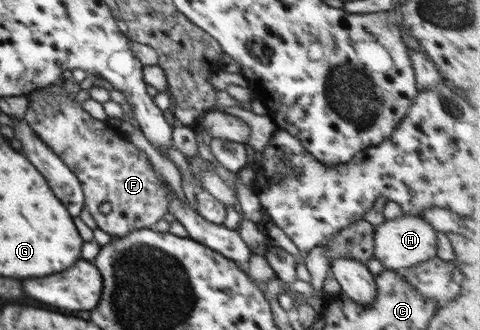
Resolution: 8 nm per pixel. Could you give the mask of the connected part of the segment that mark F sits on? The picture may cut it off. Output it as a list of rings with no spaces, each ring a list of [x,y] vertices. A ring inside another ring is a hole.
[[[61,82],[47,86],[44,95],[40,90],[31,92],[24,119],[43,143],[76,174],[83,189],[86,210],[95,219],[98,228],[116,238],[124,237],[136,229],[153,229],[154,224],[162,219],[162,215],[169,212],[168,184],[161,175],[156,174],[147,155],[138,149],[138,145],[128,140],[131,134],[128,129],[114,128],[108,120],[98,120],[90,116],[80,105],[81,102],[68,95],[62,86]],[[101,203],[109,203],[112,210],[108,214],[102,214]]]

